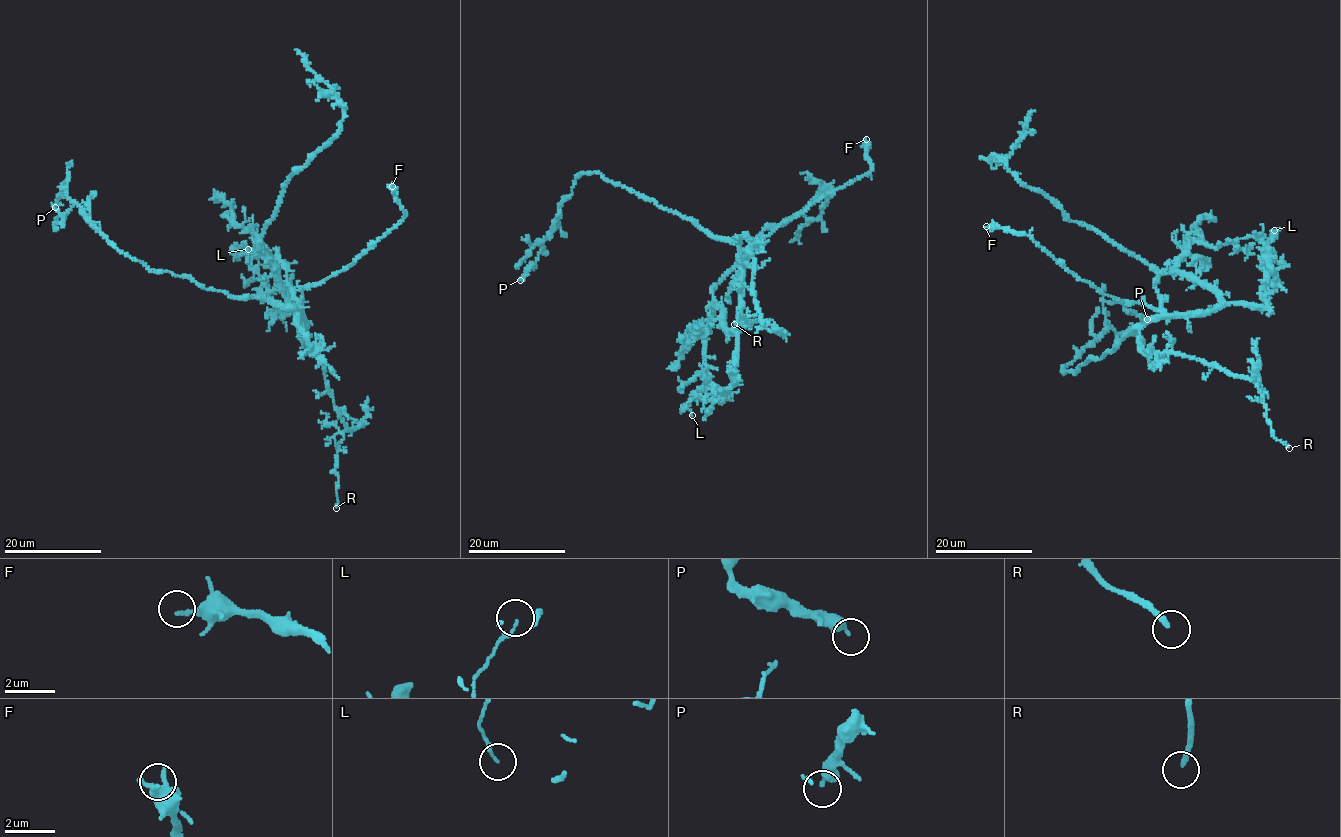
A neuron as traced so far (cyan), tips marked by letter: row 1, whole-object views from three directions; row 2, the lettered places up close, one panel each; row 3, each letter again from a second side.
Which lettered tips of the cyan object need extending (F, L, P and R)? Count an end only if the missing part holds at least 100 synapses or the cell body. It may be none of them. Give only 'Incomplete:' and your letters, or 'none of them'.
Incomplete: R

